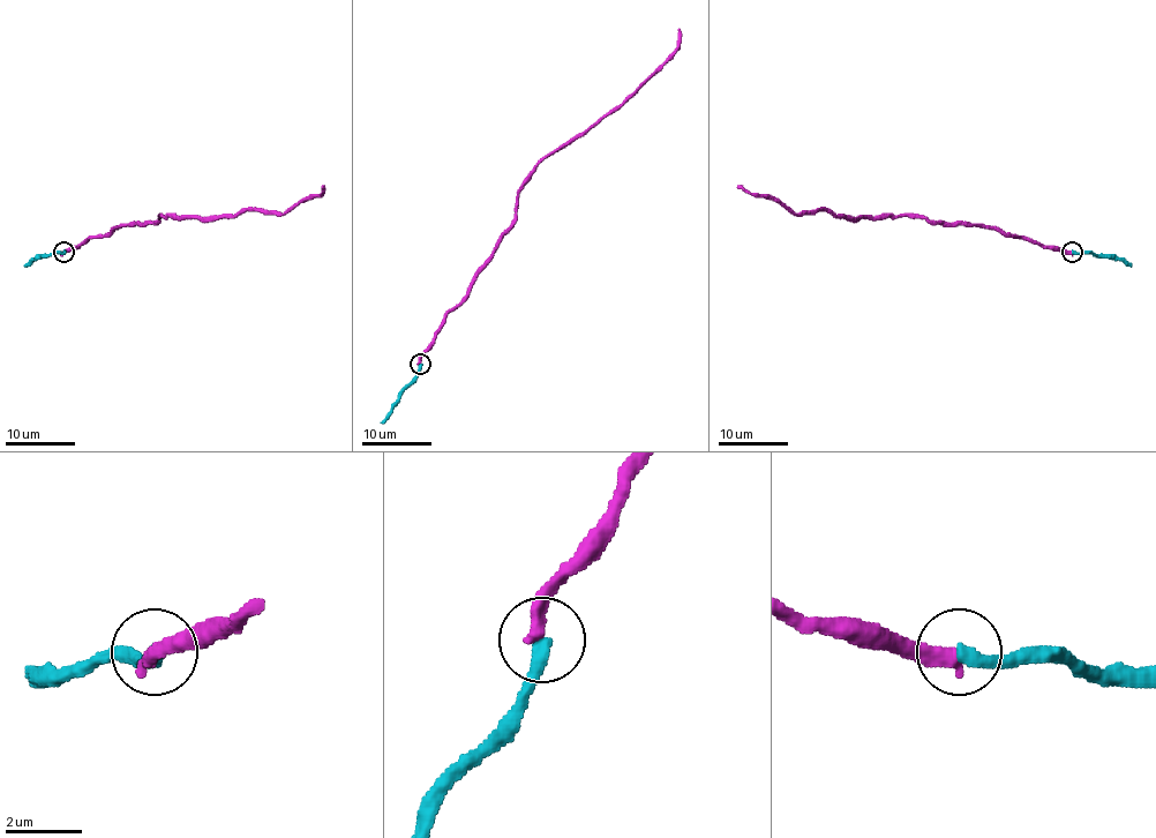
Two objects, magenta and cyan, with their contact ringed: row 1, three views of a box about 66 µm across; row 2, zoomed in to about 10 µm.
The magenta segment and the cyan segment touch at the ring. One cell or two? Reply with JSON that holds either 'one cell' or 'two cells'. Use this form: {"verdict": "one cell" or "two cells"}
{"verdict": "one cell"}

